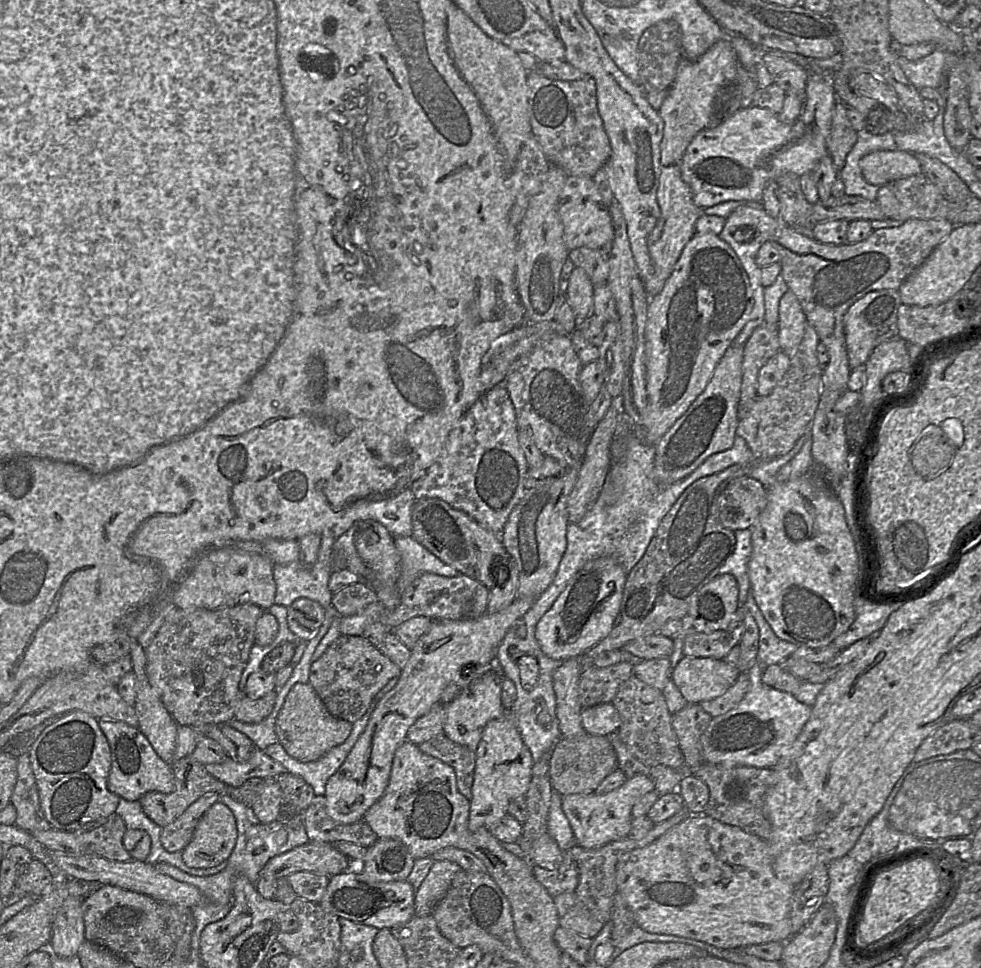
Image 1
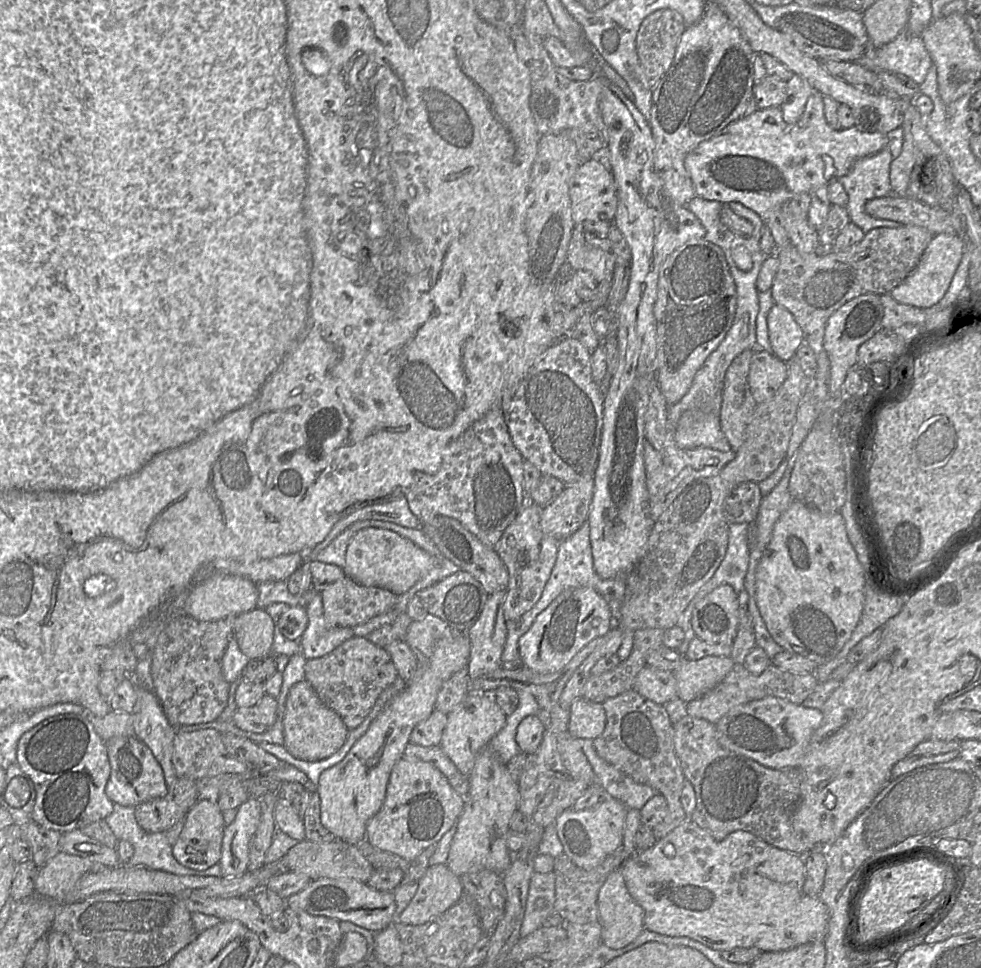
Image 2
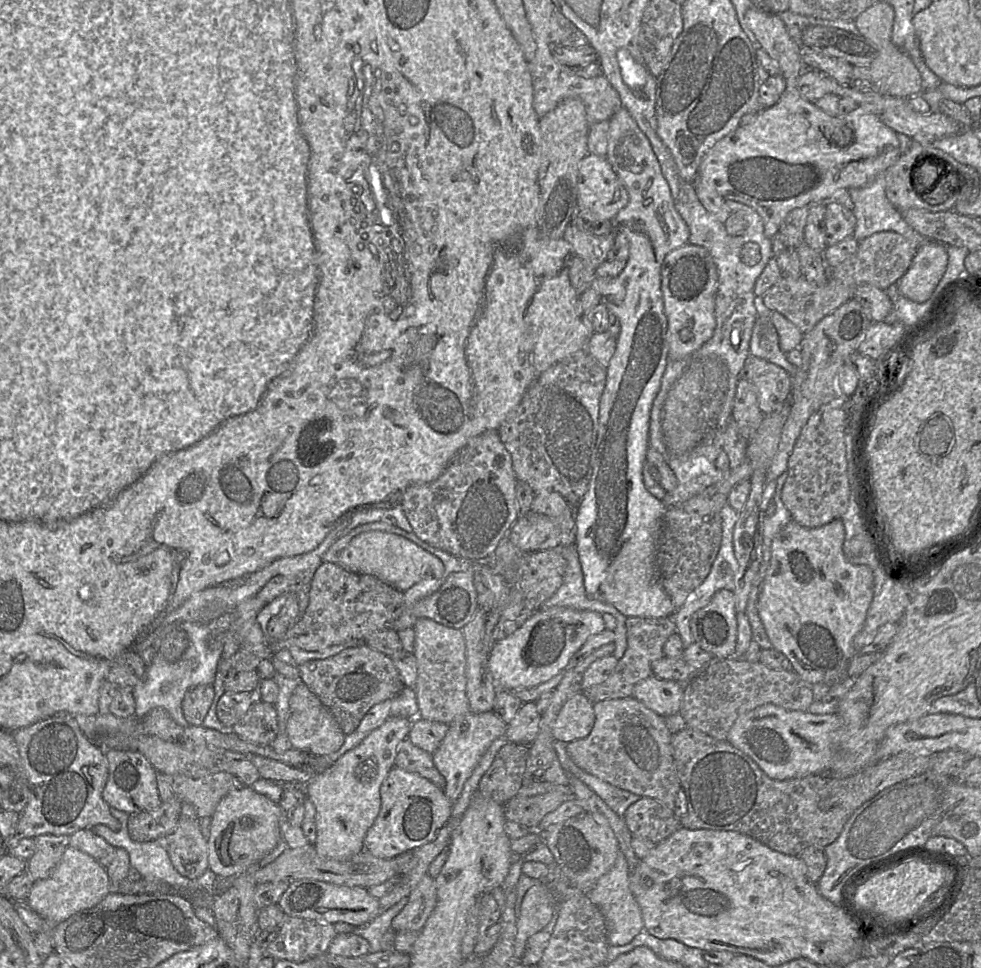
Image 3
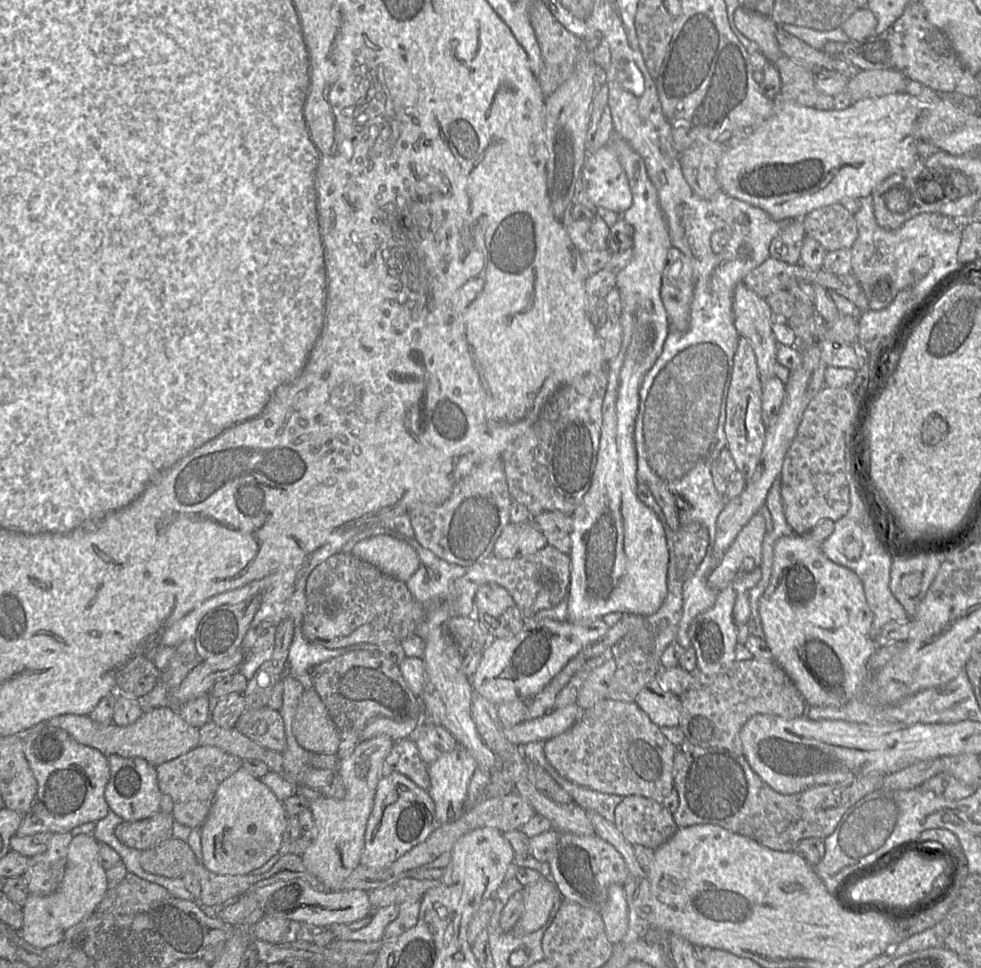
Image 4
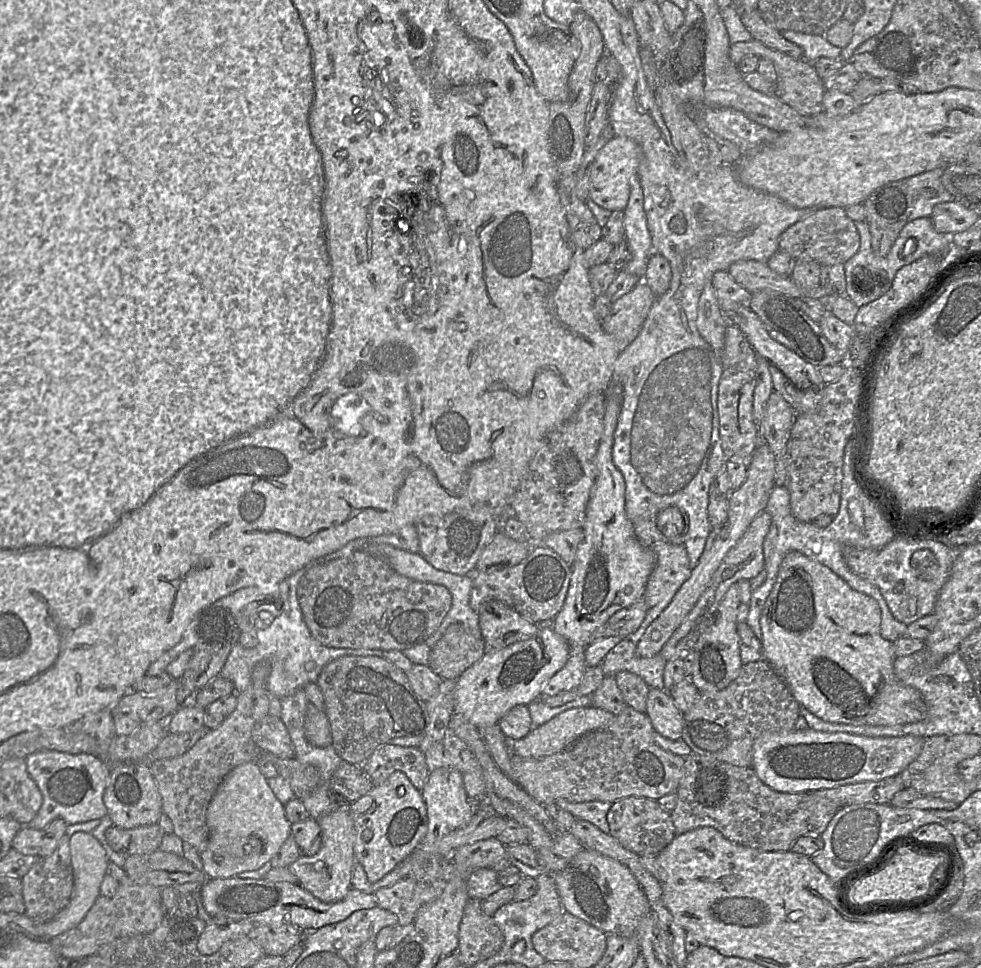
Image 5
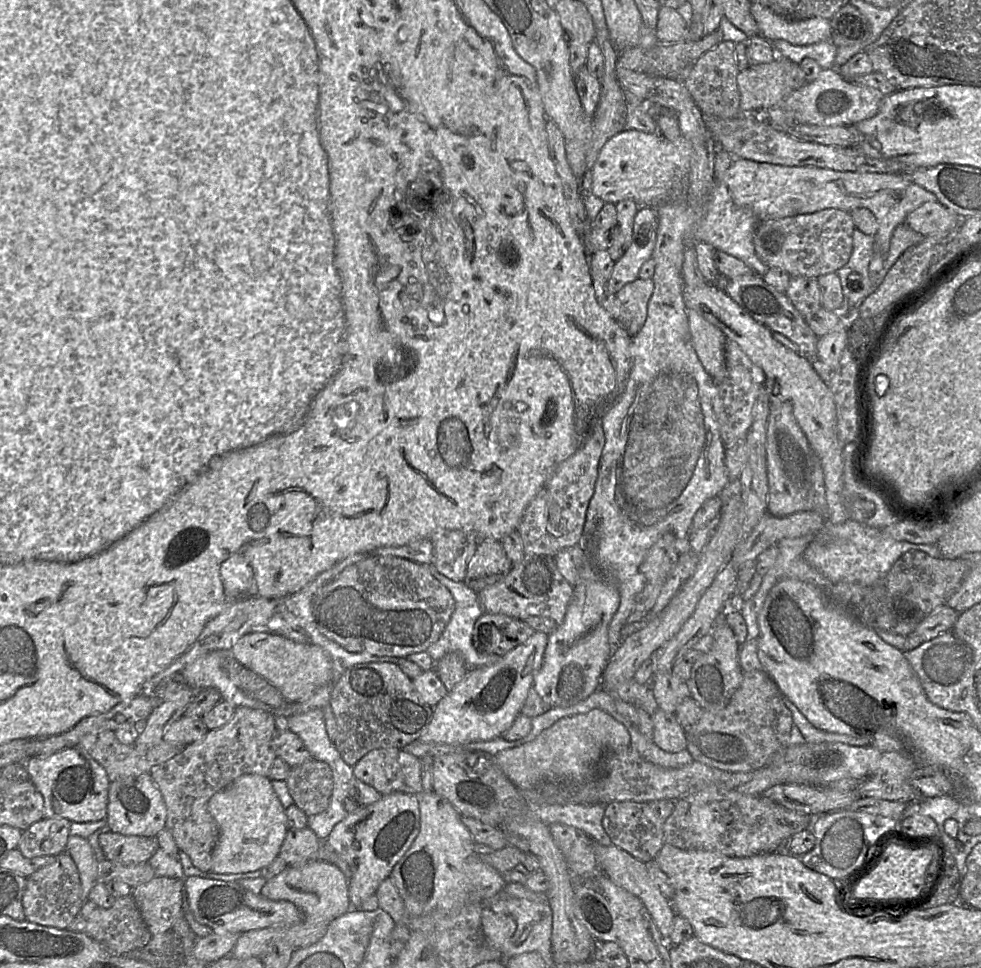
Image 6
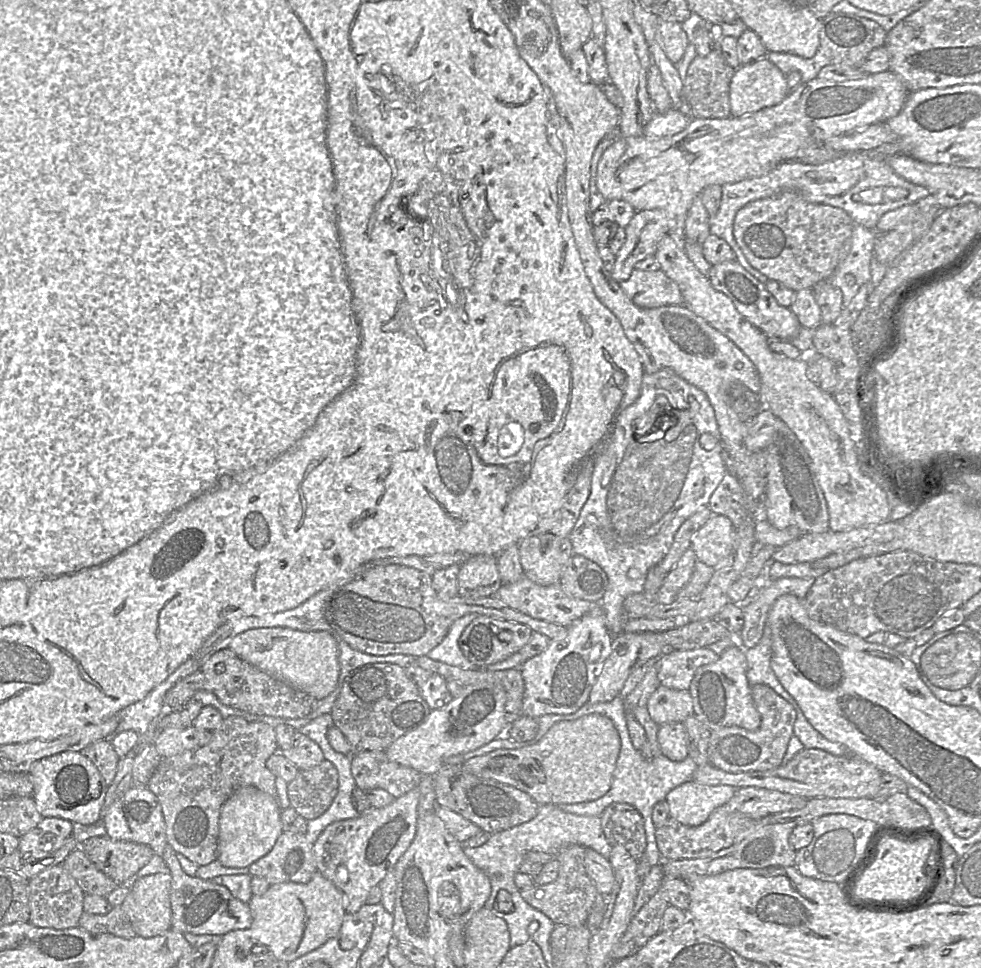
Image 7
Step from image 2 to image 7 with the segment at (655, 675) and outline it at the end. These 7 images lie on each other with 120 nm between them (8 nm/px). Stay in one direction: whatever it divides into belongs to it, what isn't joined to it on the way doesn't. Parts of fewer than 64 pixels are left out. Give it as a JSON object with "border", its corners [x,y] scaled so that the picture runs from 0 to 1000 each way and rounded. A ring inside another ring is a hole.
{"border":[[[684,746],[673,749],[670,763],[674,778],[682,785],[693,787],[701,782],[701,759],[696,747]]]}

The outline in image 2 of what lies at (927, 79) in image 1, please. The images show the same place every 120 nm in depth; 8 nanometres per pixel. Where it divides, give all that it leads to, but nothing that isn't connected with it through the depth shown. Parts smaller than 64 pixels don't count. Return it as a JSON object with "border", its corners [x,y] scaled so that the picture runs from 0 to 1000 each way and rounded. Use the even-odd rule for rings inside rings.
{"border":[[[924,31],[897,51],[885,50],[875,65],[890,74],[923,79],[937,89],[951,66],[939,38],[930,37]]]}

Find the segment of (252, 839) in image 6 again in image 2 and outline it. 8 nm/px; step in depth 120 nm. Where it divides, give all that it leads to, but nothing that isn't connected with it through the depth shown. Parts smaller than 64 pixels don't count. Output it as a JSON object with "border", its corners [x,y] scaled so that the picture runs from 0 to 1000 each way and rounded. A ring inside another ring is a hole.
{"border":[[[253,824],[241,837],[236,850],[228,855],[223,894],[228,907],[243,906],[252,900],[255,871],[263,854],[265,830]]]}

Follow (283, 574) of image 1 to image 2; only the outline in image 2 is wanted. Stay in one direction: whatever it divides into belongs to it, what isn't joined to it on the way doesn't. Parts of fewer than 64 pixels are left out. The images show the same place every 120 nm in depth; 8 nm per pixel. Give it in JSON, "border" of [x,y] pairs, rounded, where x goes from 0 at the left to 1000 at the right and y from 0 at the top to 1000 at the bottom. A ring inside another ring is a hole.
{"border":[[[271,600],[262,603],[263,619],[261,628],[269,629],[278,623],[291,623],[296,627],[312,627],[323,614],[318,607],[308,615],[299,615],[293,607],[292,600]]]}

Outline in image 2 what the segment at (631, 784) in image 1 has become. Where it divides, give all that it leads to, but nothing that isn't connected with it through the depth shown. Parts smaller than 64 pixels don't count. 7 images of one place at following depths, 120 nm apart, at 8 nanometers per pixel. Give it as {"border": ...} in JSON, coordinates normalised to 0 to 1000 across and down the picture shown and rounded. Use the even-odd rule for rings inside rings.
{"border":[[[616,822],[608,832],[592,838],[583,835],[572,839],[566,846],[569,866],[581,888],[595,899],[610,895],[621,882],[634,874],[635,853],[639,835],[629,825]]]}

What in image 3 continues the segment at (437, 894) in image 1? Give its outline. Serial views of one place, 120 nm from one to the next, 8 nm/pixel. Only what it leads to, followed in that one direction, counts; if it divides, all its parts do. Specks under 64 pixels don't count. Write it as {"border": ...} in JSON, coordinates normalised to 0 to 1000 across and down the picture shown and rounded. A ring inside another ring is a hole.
{"border":[[[434,902],[416,925],[415,934],[400,949],[399,960],[427,963],[443,938],[445,921],[442,907]]]}

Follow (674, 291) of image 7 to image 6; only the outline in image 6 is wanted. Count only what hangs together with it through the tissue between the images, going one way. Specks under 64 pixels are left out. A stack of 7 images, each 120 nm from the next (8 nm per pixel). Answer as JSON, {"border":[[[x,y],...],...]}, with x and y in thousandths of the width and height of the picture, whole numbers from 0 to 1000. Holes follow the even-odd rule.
{"border":[[[651,286],[628,303],[633,315],[629,332],[643,348],[647,348],[653,342],[660,331],[661,315],[667,298],[666,288]]]}

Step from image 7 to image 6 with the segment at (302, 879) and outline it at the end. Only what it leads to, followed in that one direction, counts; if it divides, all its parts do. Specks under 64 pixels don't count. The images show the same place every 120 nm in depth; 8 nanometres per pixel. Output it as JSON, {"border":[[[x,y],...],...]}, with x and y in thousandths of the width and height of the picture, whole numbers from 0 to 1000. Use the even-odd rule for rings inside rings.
{"border":[[[294,855],[283,883],[293,895],[309,894],[314,889],[323,888],[325,867],[315,855]]]}

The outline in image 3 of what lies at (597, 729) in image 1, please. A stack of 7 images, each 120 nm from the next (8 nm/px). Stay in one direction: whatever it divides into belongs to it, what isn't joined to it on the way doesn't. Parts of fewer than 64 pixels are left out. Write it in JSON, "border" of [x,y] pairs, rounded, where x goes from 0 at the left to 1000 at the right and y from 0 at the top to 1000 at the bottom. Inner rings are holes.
{"border":[[[589,715],[573,729],[563,749],[563,758],[566,765],[580,768],[597,762],[603,755],[606,746],[604,727],[593,715]]]}

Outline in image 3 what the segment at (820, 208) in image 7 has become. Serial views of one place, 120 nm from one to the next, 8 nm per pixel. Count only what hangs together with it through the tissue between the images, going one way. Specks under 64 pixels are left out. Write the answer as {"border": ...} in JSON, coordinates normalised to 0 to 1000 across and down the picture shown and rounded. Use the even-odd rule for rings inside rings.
{"border":[[[852,208],[841,210],[841,249],[843,254],[848,254],[870,244],[873,225],[870,218]]]}

